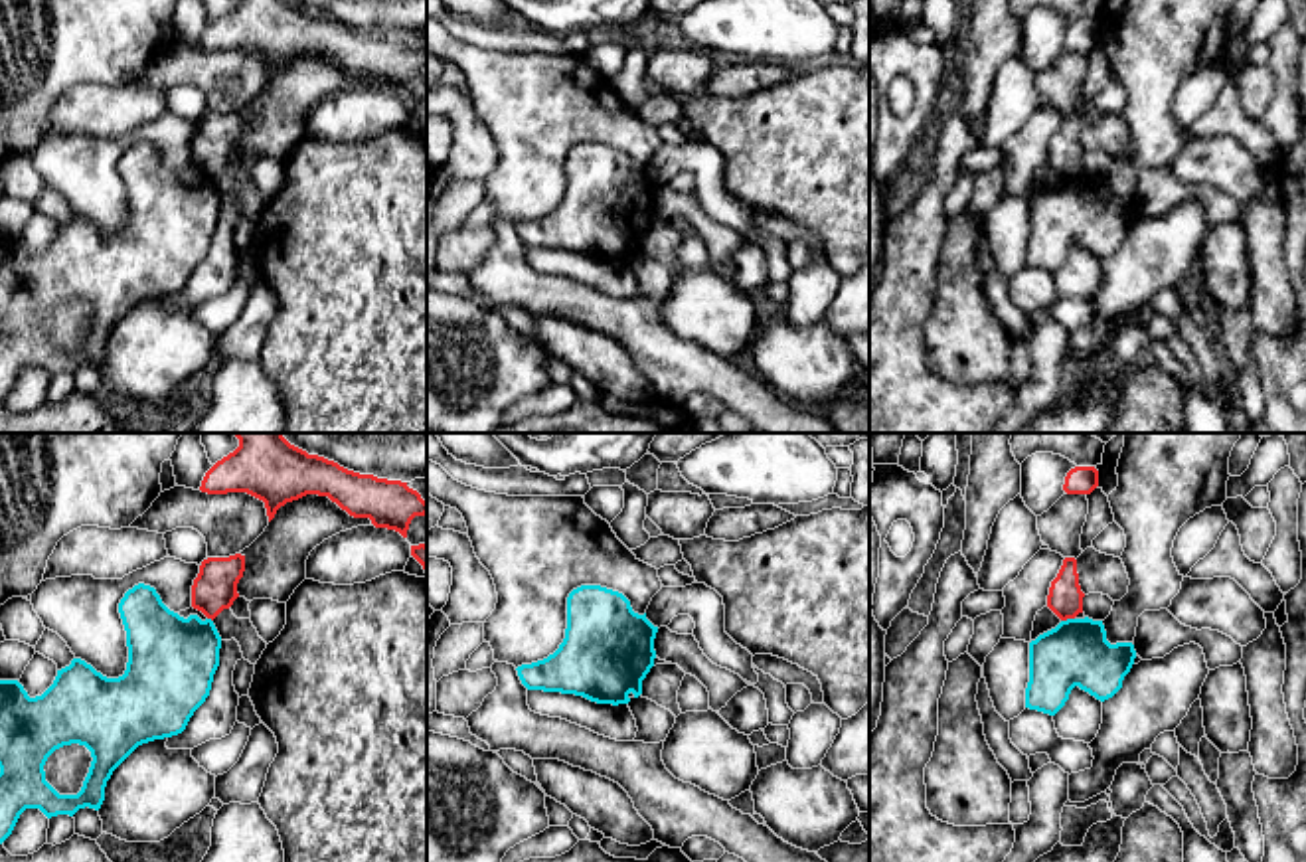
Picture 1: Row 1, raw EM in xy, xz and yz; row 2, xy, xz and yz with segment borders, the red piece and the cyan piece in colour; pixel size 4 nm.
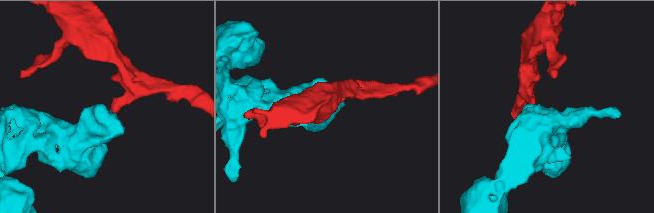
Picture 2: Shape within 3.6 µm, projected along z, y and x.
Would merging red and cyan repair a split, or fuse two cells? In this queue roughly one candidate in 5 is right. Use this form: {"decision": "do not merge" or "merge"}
{"decision": "do not merge"}

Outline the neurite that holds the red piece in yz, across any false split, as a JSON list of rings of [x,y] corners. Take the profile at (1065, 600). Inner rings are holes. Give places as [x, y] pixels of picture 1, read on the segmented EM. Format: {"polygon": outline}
{"polygon": [[[1065,558],[1057,577],[1051,581],[1047,607],[1061,619],[1075,619],[1083,613],[1083,597],[1077,573],[1077,560]]]}

